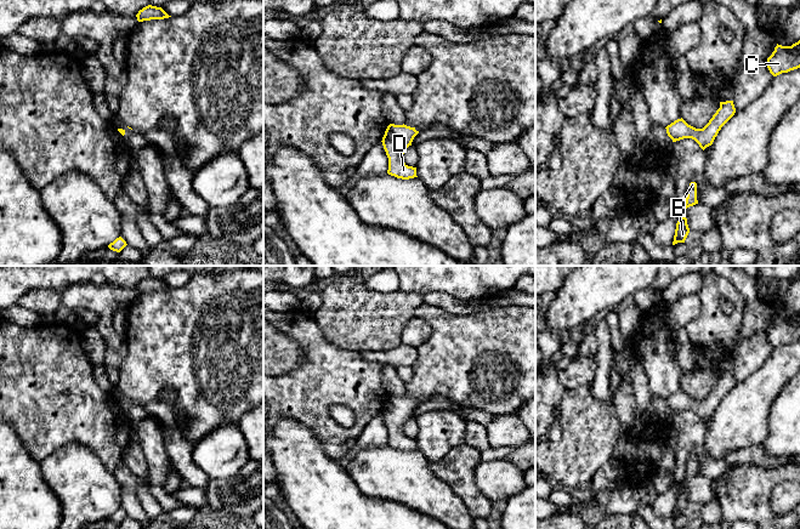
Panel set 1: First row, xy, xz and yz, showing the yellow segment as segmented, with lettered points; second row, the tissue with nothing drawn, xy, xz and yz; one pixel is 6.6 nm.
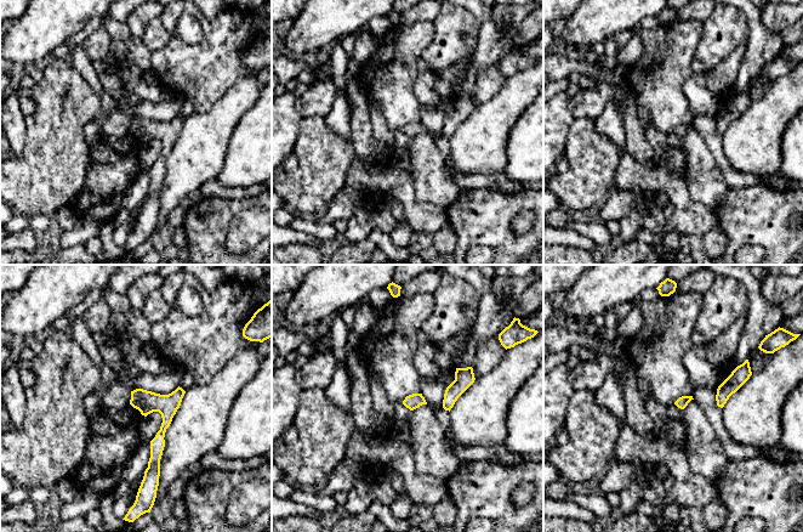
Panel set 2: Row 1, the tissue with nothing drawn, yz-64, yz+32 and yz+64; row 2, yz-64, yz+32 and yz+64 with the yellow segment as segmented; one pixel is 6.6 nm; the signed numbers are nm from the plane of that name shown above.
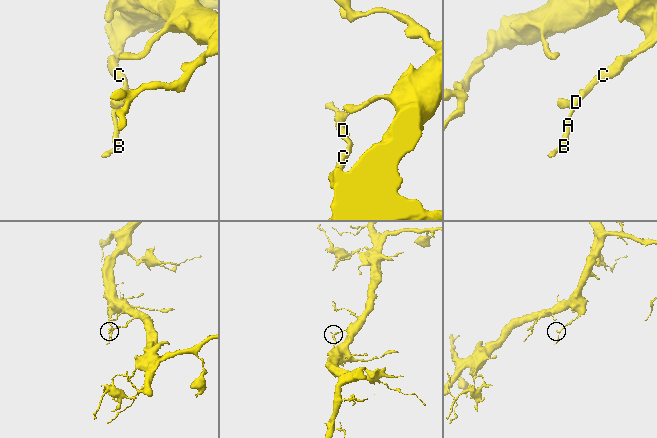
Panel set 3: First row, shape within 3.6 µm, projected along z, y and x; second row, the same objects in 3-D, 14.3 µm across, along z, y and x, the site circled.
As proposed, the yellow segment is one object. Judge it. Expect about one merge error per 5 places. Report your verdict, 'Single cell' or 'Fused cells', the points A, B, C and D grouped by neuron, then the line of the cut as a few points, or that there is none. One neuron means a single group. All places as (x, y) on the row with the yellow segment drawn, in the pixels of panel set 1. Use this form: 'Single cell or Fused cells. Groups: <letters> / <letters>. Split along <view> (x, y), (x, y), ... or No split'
Single cell. Groups: A B C D. No split

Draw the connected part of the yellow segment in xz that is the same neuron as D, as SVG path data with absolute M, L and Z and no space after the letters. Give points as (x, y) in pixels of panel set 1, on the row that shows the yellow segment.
M390 124L382 137L382 146L388 158L387 174L402 180L418 177L416 167L408 166L403 161L405 149L412 146L414 137L419 133L415 127Z

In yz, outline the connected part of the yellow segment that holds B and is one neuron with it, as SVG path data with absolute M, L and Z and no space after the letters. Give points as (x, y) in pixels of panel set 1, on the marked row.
M680 217L677 223L676 223L673 245L675 245L677 243L685 243L688 233L690 233L690 228L688 228L688 224L687 224L687 218Z

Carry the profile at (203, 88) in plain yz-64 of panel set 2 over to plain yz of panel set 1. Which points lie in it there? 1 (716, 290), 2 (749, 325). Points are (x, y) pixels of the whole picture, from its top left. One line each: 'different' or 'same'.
1: same
2: different

